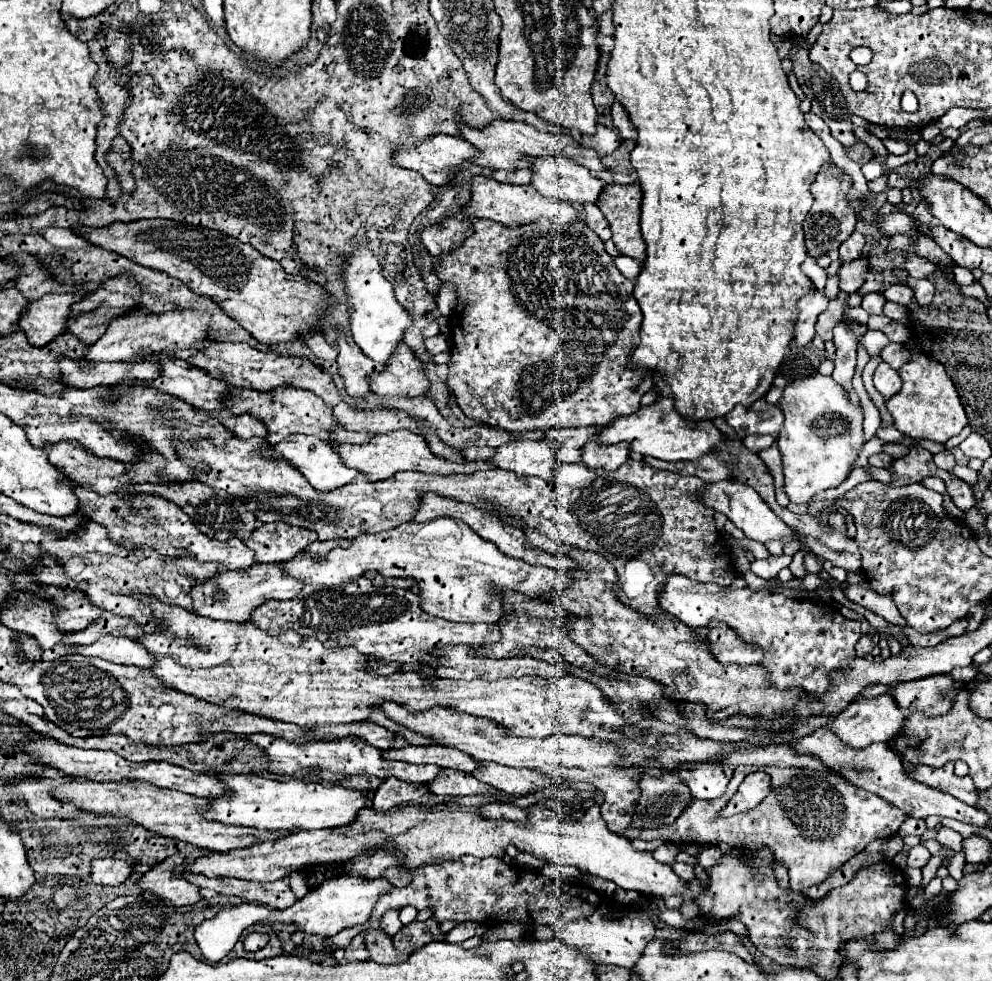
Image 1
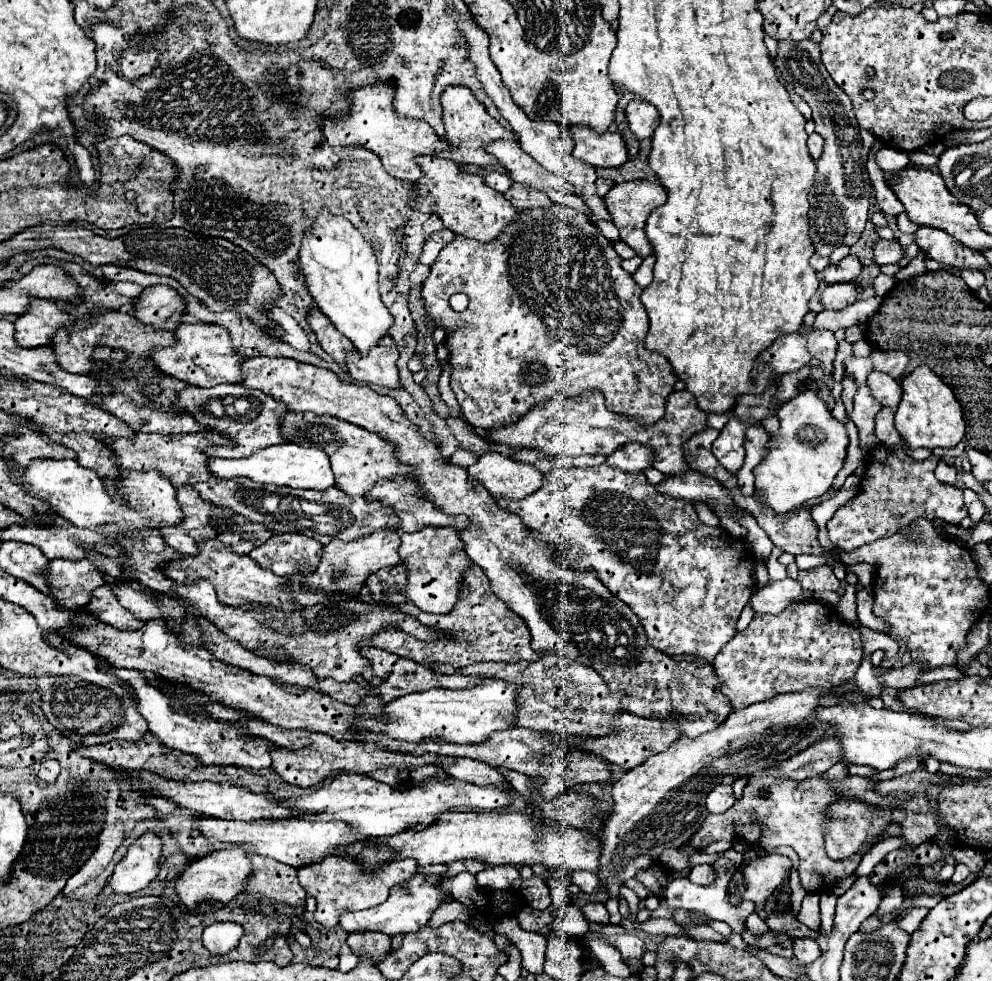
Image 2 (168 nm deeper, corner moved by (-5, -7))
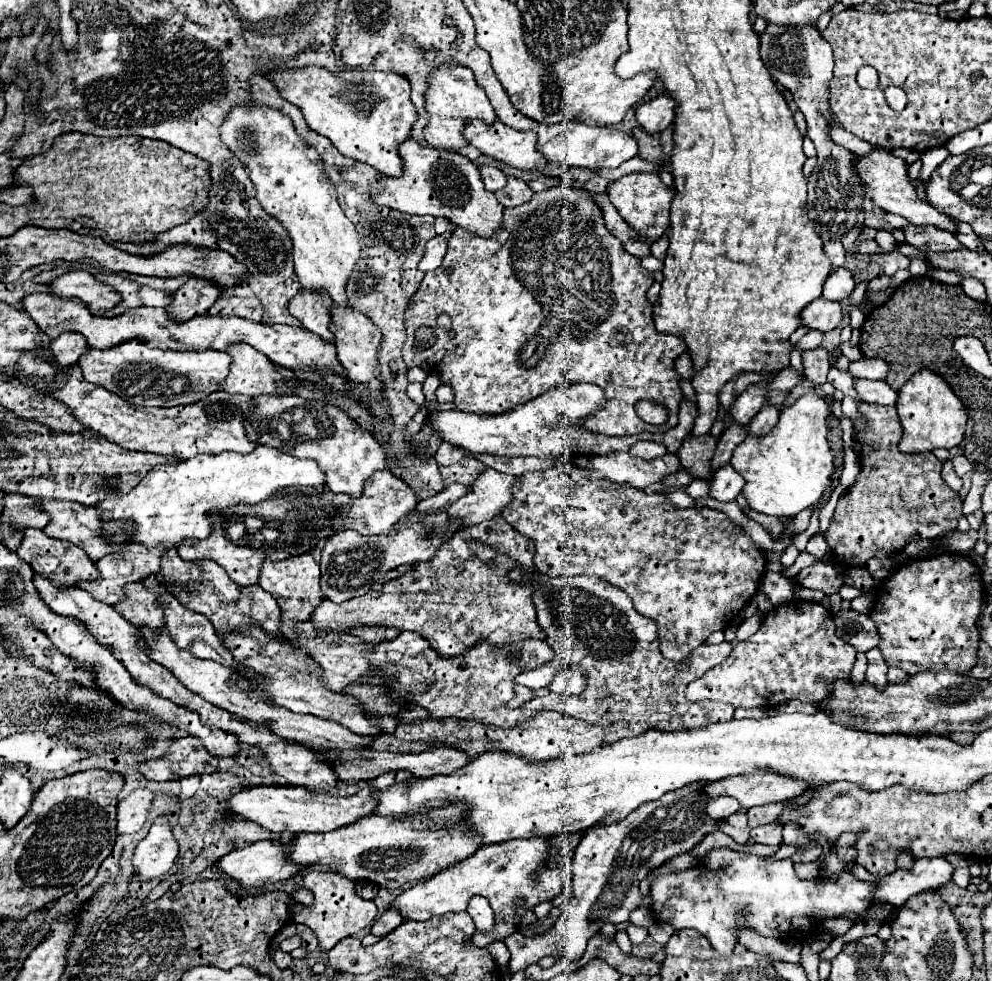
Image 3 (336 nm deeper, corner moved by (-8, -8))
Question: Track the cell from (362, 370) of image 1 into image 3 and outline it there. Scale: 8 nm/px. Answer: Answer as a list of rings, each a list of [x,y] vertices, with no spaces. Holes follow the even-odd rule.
[[[299,289],[299,293],[289,301],[289,313],[305,325],[307,331],[319,335],[321,339],[335,341],[329,331],[329,307],[333,299],[325,291],[307,291]]]

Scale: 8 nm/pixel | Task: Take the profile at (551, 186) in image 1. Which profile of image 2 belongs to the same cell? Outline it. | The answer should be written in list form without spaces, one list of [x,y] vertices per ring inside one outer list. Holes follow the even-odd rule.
[[[498,140],[486,146],[490,154],[494,154],[500,164],[512,174],[512,178],[520,184],[532,186],[534,190],[566,190],[574,194],[572,184],[558,178],[556,174],[548,172],[544,166],[540,166],[532,156],[528,156],[516,140]]]

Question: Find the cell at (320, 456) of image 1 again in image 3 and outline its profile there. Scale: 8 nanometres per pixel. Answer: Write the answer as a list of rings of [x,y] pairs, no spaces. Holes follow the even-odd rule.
[[[255,447],[251,453],[195,455],[173,465],[157,465],[127,495],[115,491],[115,483],[107,483],[107,499],[97,505],[99,511],[111,511],[119,521],[133,521],[137,531],[135,543],[163,545],[179,543],[179,539],[207,539],[211,535],[211,515],[229,505],[253,505],[281,489],[321,489],[325,487],[323,471],[311,459],[295,459],[279,449]]]

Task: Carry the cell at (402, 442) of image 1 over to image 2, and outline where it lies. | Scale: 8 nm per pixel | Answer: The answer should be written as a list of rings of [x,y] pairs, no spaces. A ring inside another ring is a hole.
[[[288,412],[288,418],[284,418],[284,434],[288,434],[288,442],[322,448],[332,462],[336,486],[342,488],[348,496],[364,496],[382,478],[390,480],[394,476],[402,476],[414,480],[414,466],[398,460],[398,448],[394,442],[350,422],[332,416]]]

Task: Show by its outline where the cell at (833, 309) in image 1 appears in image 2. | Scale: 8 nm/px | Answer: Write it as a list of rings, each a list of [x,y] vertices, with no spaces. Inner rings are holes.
[[[814,330],[808,336],[808,350],[814,358],[818,358],[824,364],[824,372],[832,374],[832,360],[838,350],[838,340],[832,330]]]

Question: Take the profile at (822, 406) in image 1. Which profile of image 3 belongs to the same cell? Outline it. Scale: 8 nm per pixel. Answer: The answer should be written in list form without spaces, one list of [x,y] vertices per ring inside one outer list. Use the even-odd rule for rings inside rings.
[[[817,393],[801,397],[795,405],[781,409],[779,423],[769,435],[747,435],[731,457],[731,467],[743,475],[743,495],[751,509],[773,517],[795,517],[821,499],[831,485],[833,455],[827,441],[825,419],[829,405]]]

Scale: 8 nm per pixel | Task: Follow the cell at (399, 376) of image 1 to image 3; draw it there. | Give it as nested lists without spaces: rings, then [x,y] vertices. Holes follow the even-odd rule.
[[[333,303],[331,307],[331,331],[335,335],[335,347],[337,347],[337,359],[347,371],[347,377],[355,383],[367,383],[371,379],[379,377],[379,367],[375,367],[375,353],[379,353],[381,343],[381,331],[359,311],[355,309],[343,309]]]

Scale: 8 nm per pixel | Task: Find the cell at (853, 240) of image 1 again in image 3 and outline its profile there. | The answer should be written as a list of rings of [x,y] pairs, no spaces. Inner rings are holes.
[[[839,267],[827,277],[825,287],[823,287],[823,299],[845,303],[845,299],[851,295],[853,289],[855,289],[853,275],[847,269]]]

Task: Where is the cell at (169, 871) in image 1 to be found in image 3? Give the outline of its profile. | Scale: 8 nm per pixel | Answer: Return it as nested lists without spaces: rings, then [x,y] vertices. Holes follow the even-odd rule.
[[[257,841],[257,843],[251,843],[247,847],[233,849],[223,859],[219,859],[217,867],[223,873],[227,873],[229,877],[241,881],[247,889],[257,889],[257,887],[263,887],[267,883],[277,883],[281,879],[291,879],[297,873],[301,873],[303,869],[307,869],[309,865],[299,865],[291,859],[291,843],[283,845],[283,843],[275,843],[275,841]]]

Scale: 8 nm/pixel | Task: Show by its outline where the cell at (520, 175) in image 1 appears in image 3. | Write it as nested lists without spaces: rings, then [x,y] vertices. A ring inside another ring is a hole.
[[[479,167],[479,171],[481,171],[481,179],[483,179],[487,191],[499,191],[499,189],[505,187],[507,177],[501,169],[497,169],[497,167]]]

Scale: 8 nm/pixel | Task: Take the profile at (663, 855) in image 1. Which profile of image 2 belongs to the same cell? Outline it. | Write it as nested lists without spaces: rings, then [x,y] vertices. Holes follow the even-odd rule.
[[[722,856],[722,858],[718,858],[718,878],[716,878],[716,882],[712,886],[696,886],[688,878],[672,878],[670,884],[668,884],[668,890],[662,896],[662,906],[652,912],[652,918],[672,918],[672,910],[686,908],[686,910],[702,912],[708,918],[722,920],[732,928],[732,932],[742,934],[744,932],[744,920],[754,910],[754,902],[742,902],[740,906],[732,906],[728,902],[726,890],[728,890],[728,882],[734,876],[734,872],[736,872],[736,864],[732,860],[728,860],[726,856]]]

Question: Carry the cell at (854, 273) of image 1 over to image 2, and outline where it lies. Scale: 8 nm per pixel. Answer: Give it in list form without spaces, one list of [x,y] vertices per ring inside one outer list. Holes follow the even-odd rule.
[[[840,282],[840,284],[828,284],[822,292],[822,304],[824,308],[840,310],[844,306],[854,304],[858,298],[858,288],[854,282]]]

